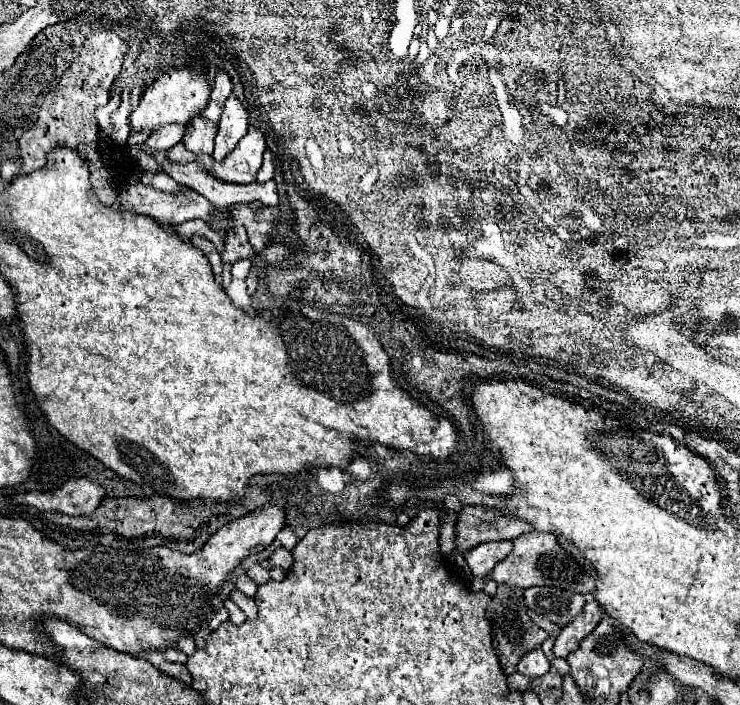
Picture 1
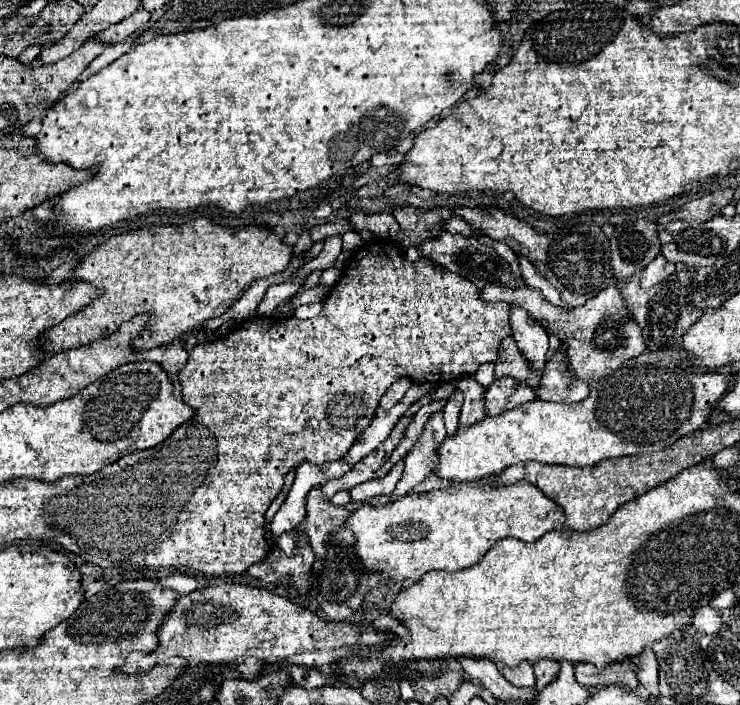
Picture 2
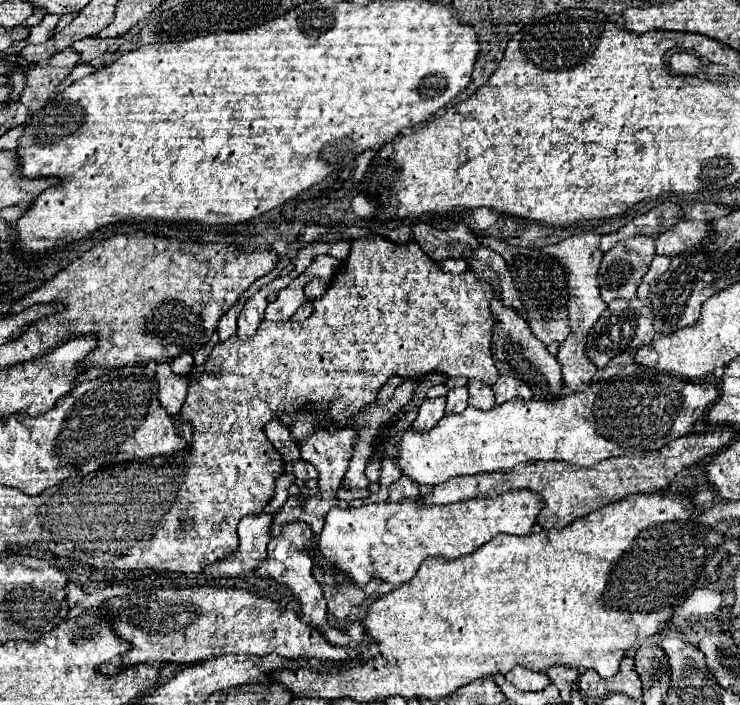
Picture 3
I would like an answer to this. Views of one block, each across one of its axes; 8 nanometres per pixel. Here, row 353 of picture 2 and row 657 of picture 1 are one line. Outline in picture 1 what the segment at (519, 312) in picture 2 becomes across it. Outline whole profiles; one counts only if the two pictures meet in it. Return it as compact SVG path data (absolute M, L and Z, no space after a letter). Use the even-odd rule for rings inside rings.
M536 648L532 652L528 652L526 656L522 656L522 660L518 662L518 672L526 674L526 676L542 676L550 670L550 660L546 658L546 654L542 652L542 648Z

